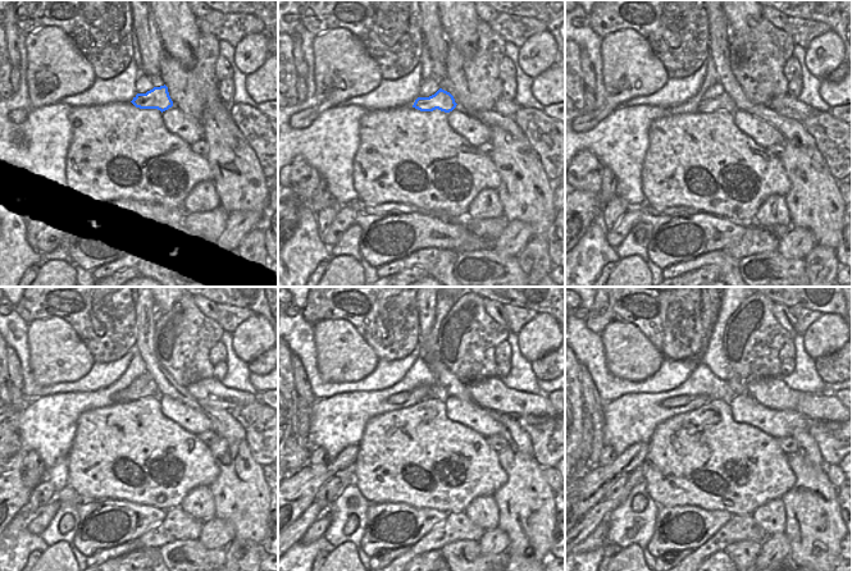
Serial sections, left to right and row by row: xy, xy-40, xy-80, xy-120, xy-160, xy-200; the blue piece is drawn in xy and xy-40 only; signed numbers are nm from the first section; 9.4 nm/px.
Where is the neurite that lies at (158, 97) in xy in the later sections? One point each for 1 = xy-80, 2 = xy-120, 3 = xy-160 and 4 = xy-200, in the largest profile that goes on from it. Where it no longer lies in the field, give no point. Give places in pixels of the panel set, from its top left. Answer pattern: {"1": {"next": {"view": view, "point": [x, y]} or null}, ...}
{"1": {"next": {"view": "xy-80", "point": [724, 103]}}, "2": {"next": {"view": "xy-120", "point": [150, 389]}}, "3": {"next": {"view": "xy-160", "point": [399, 398]}}, "4": {"next": {"view": "xy-200", "point": [677, 401]}}}

